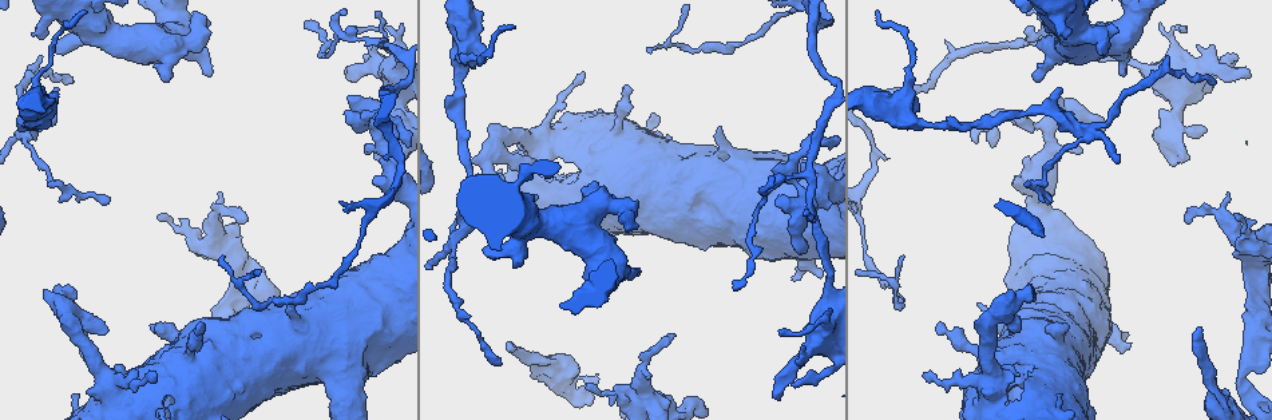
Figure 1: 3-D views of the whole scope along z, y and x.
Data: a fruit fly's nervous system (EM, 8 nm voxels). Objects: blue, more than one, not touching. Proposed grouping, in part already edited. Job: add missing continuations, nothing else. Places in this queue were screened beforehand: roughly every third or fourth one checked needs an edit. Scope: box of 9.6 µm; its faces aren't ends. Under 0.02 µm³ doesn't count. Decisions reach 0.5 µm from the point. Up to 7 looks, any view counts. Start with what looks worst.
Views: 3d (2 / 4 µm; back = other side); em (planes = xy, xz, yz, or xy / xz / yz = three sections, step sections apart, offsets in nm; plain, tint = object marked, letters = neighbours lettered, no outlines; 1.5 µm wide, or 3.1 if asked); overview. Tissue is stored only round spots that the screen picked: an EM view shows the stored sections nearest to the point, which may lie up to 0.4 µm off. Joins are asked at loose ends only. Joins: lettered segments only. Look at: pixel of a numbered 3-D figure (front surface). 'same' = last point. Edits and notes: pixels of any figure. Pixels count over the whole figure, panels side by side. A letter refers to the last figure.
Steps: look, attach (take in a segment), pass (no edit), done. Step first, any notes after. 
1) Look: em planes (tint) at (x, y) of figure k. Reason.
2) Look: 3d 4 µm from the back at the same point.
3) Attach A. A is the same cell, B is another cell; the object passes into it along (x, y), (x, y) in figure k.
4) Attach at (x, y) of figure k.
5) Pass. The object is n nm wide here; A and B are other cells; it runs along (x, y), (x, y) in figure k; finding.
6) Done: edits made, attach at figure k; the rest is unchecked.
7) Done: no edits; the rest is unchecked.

Look: 3d 4 µm at (506, 349) of figure 1.

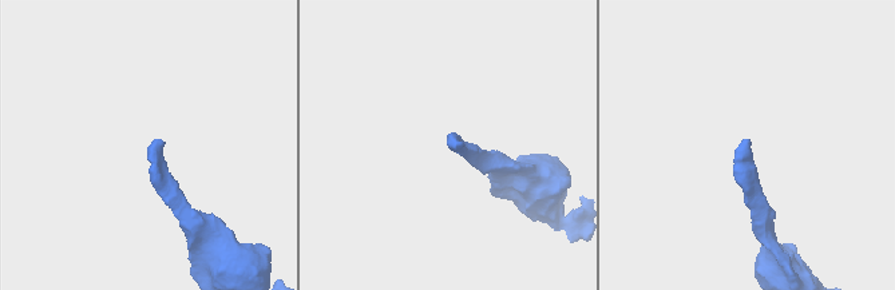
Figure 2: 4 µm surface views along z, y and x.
Look: em yz step 4 (letters) at (459, 141) of figure 2. Shape alone is not enough.

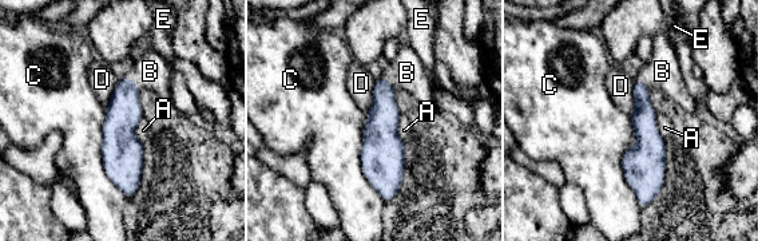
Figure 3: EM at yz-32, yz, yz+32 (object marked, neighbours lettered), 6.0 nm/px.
Attach B. B is the same cell, A, C, D and E are other cells; the object passes into it along (123, 113), (134, 81), (150, 71) in figure 3; it goes on there.

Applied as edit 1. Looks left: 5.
Look: overview.

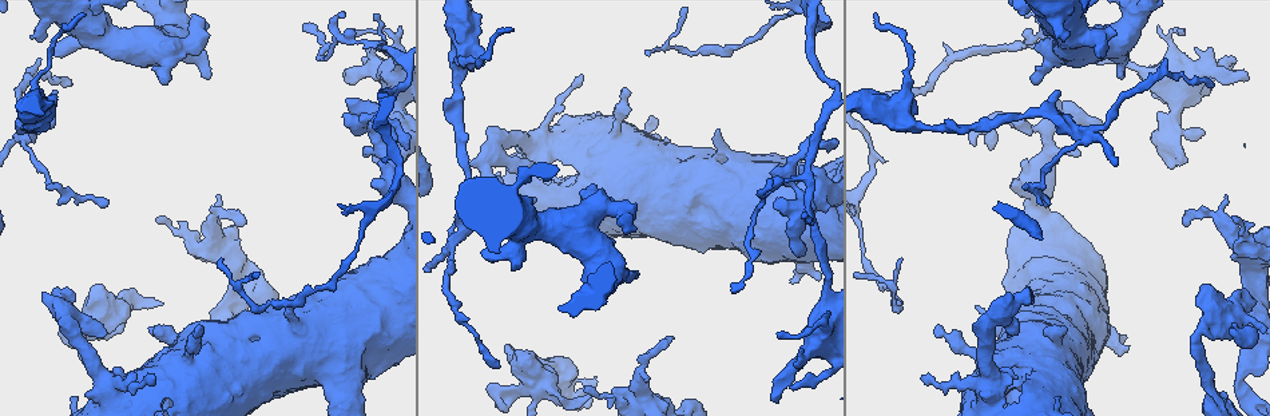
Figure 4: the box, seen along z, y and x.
Look: em yz step 8 (tint) at (578, 76) of figure 4. Free end.

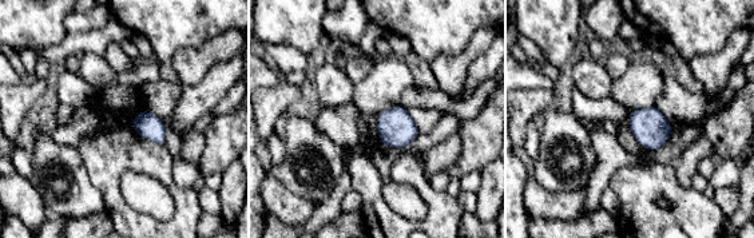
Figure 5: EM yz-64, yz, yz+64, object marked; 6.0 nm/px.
Look: em xz step 4 (letters) at the same point.

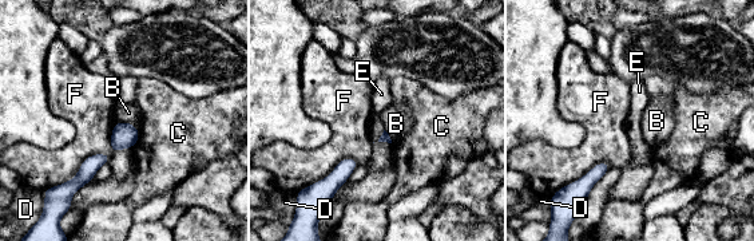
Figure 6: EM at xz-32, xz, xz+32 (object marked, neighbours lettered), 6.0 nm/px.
Pass. B, C, D, E and F are other cells; no lettered segment goes on from it.

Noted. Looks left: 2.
Look: em xy step 8 (letters) at (68, 84) of figure 4. An open end.

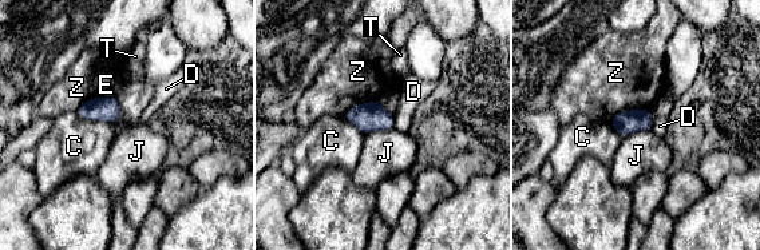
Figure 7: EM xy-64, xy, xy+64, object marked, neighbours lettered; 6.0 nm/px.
Pass. C, D, E, J, T and Z are other cells; a border runs along (650, 130), (636, 130), (622, 139) in figure 7; none of them fits.

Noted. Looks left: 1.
Done: edits made, attach at figure 3; the rest is unchecked.

